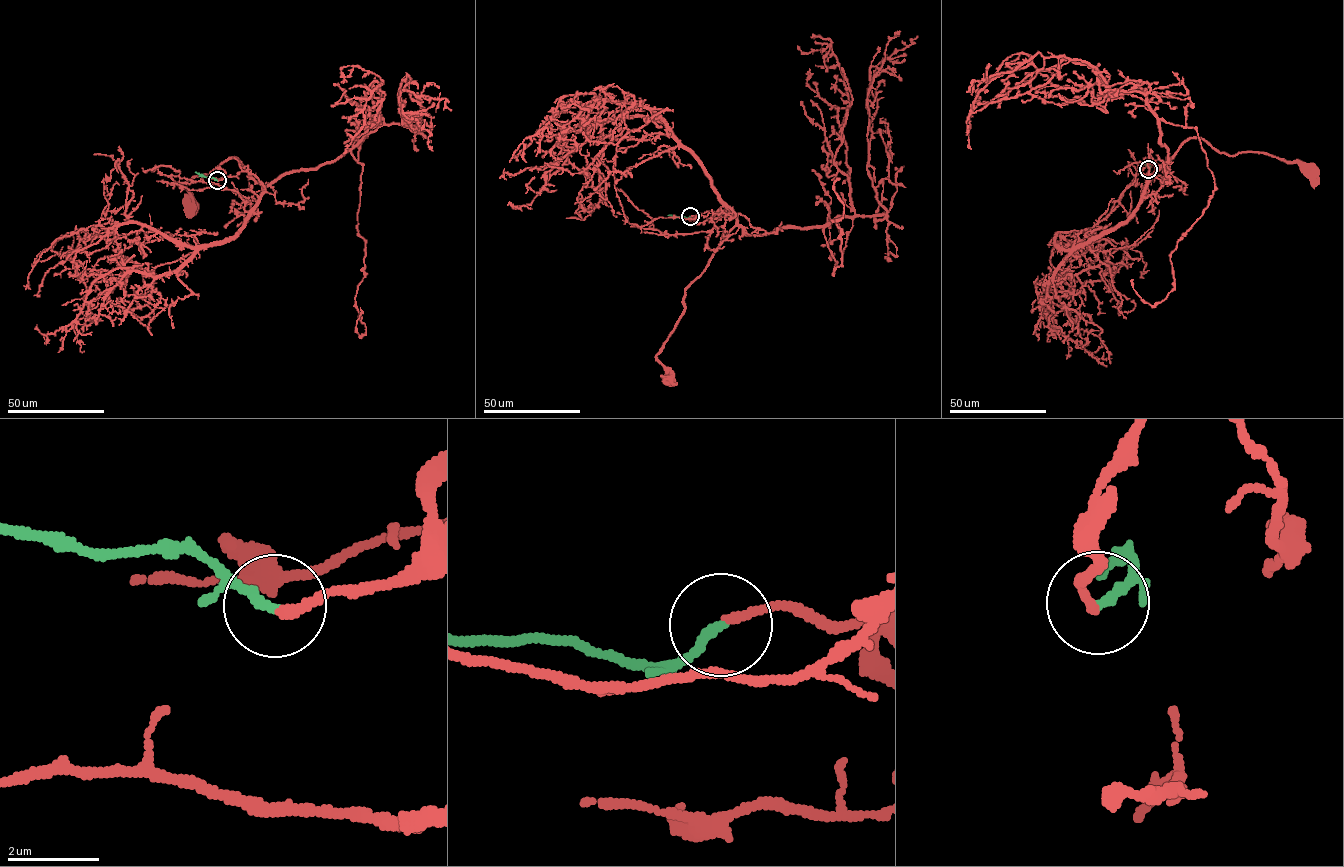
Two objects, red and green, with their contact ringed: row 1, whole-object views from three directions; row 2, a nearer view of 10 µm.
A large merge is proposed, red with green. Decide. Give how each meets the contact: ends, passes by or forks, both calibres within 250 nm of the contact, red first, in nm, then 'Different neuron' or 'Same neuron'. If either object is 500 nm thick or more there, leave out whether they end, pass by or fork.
At the ring red ends. At the ring green ends. Thickness 190 nm (red) against 220 nm. Same neuron

